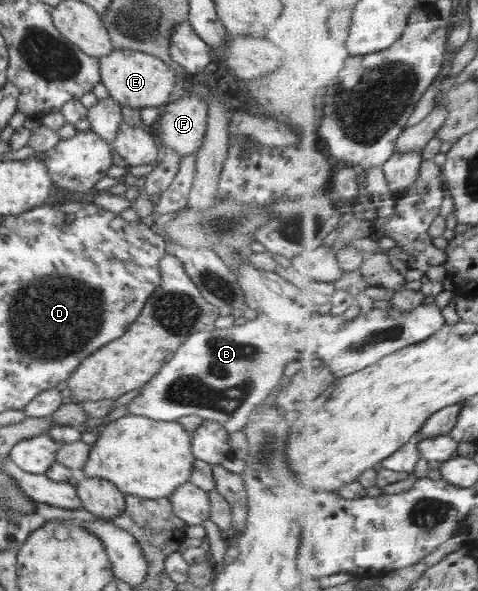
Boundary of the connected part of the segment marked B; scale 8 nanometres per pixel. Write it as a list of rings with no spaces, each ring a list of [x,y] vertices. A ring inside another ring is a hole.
[[[249,262],[241,263],[233,273],[237,277],[238,285],[244,292],[247,306],[258,312],[257,317],[253,320],[247,319],[245,324],[233,325],[229,328],[223,329],[215,327],[210,331],[199,331],[191,334],[191,336],[187,338],[187,341],[181,344],[177,352],[174,353],[171,361],[165,363],[165,367],[161,368],[161,370],[157,372],[157,375],[153,376],[153,378],[149,380],[149,383],[141,390],[141,394],[133,398],[131,402],[127,404],[128,415],[140,415],[147,417],[150,420],[161,421],[177,421],[182,417],[194,415],[200,417],[204,421],[214,421],[221,424],[221,427],[223,427],[223,429],[225,429],[228,433],[235,432],[237,430],[242,430],[245,426],[247,426],[247,424],[249,424],[250,416],[253,410],[259,408],[259,405],[263,403],[263,400],[271,396],[271,394],[275,393],[280,388],[280,386],[287,380],[287,376],[291,372],[292,368],[296,365],[301,363],[324,363],[332,369],[332,372],[335,374],[337,379],[341,379],[343,376],[347,377],[356,374],[357,372],[361,372],[365,370],[365,368],[369,368],[370,366],[373,366],[373,364],[381,362],[385,356],[391,356],[395,354],[395,352],[399,352],[399,350],[403,350],[403,348],[411,346],[411,344],[417,344],[417,342],[428,340],[438,330],[441,330],[441,328],[447,324],[447,320],[445,320],[445,316],[443,316],[443,309],[437,304],[437,302],[434,301],[434,299],[423,303],[421,306],[415,307],[415,310],[412,310],[411,312],[399,310],[395,306],[386,309],[373,308],[372,311],[369,311],[368,313],[360,313],[360,315],[352,321],[346,321],[342,318],[342,315],[339,312],[339,306],[329,309],[320,309],[317,307],[316,302],[319,296],[315,294],[315,292],[313,292],[313,294],[301,292],[300,280],[297,280],[286,270],[268,271],[256,269]]]

